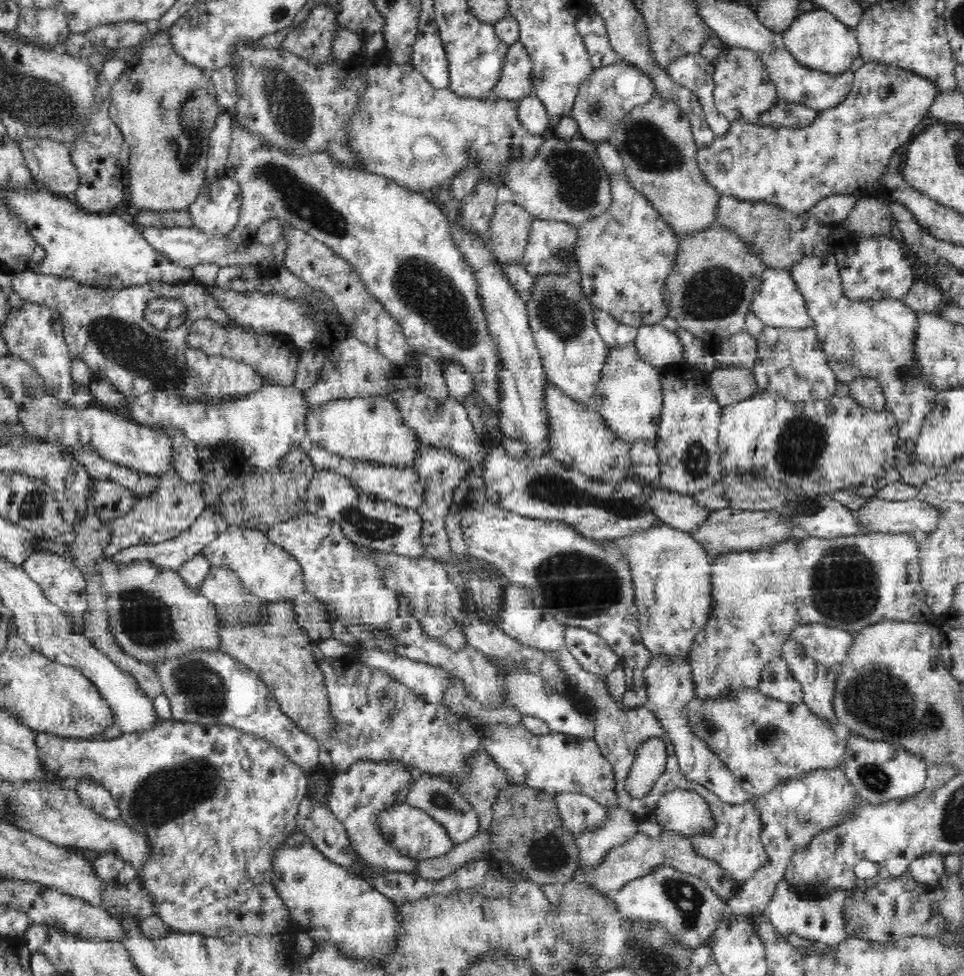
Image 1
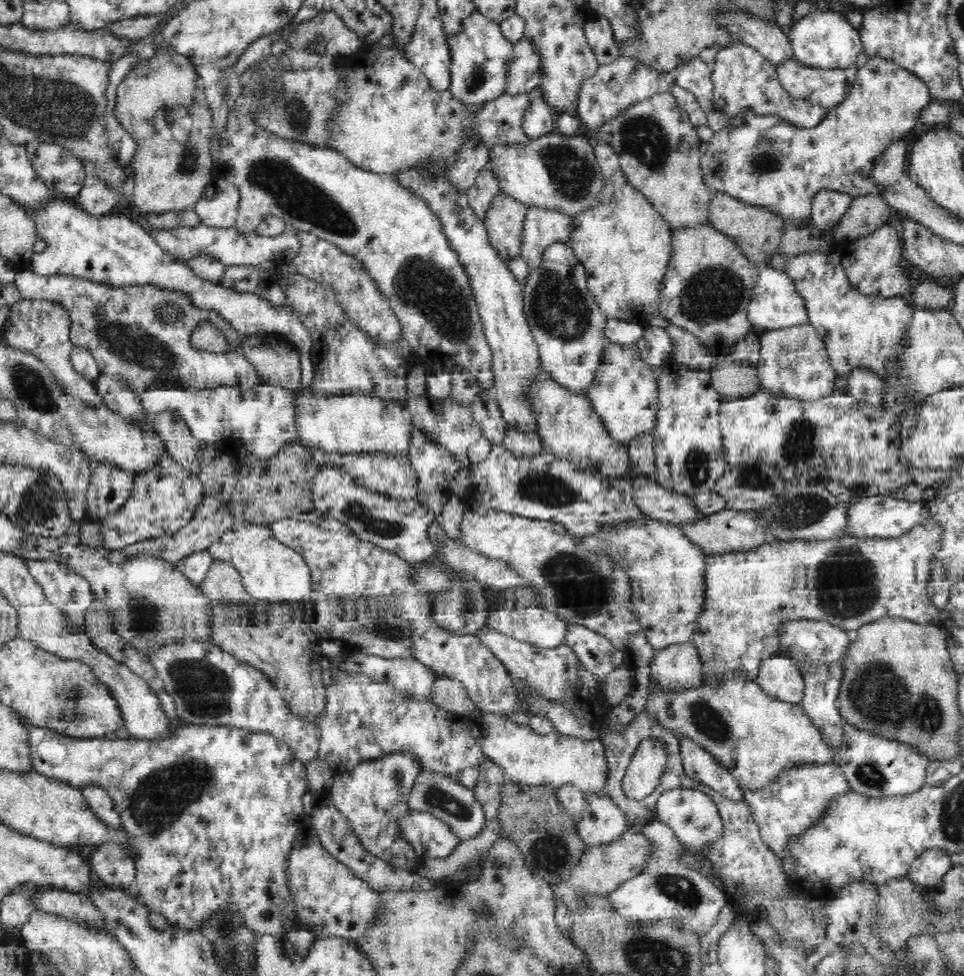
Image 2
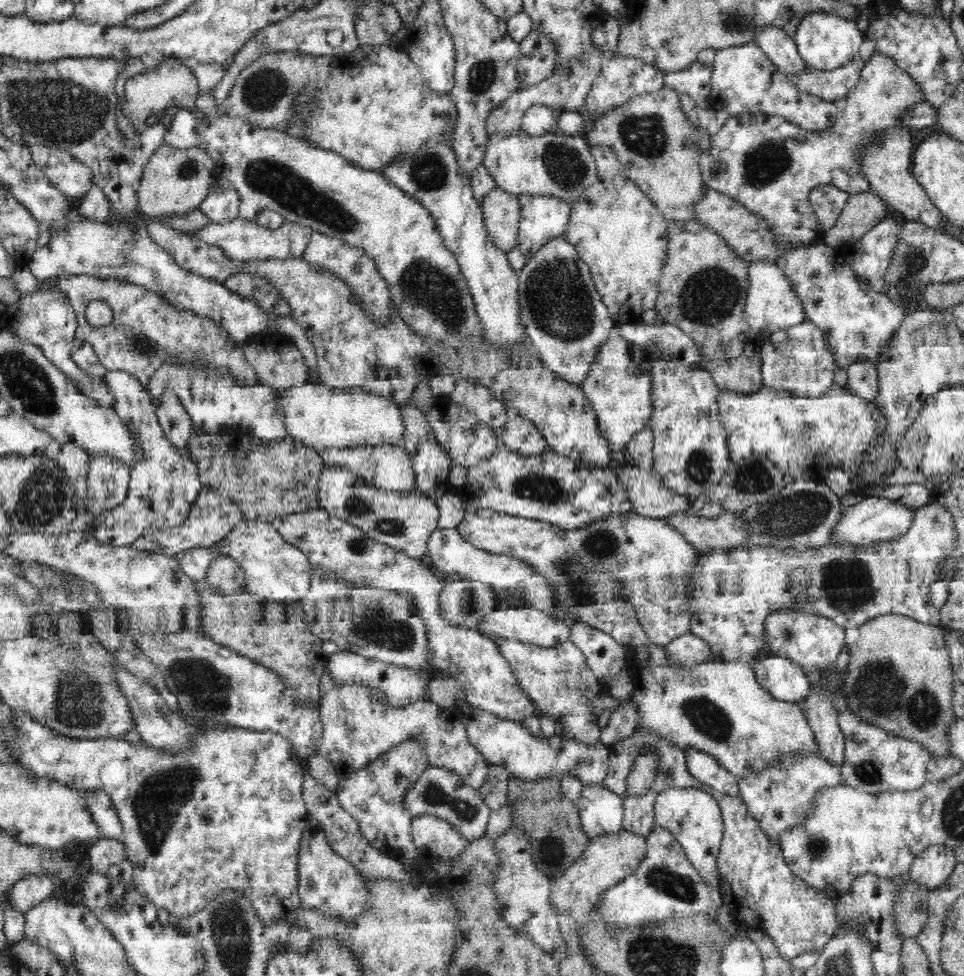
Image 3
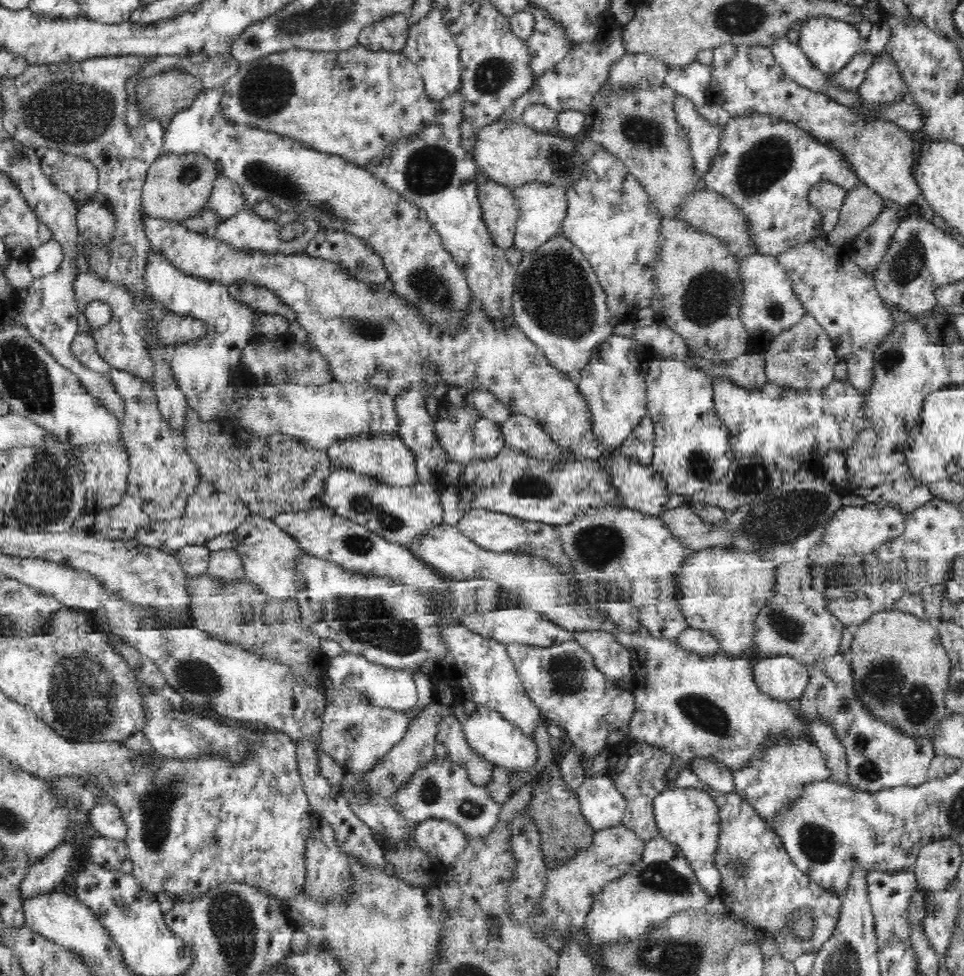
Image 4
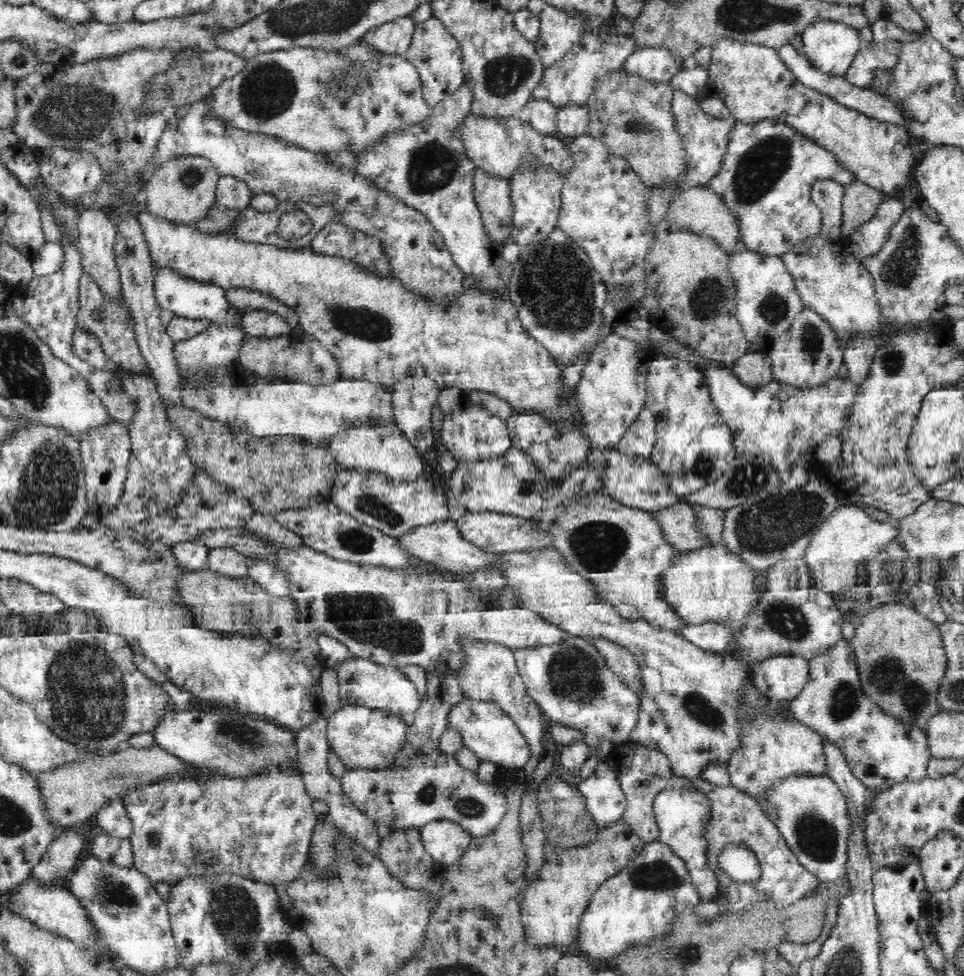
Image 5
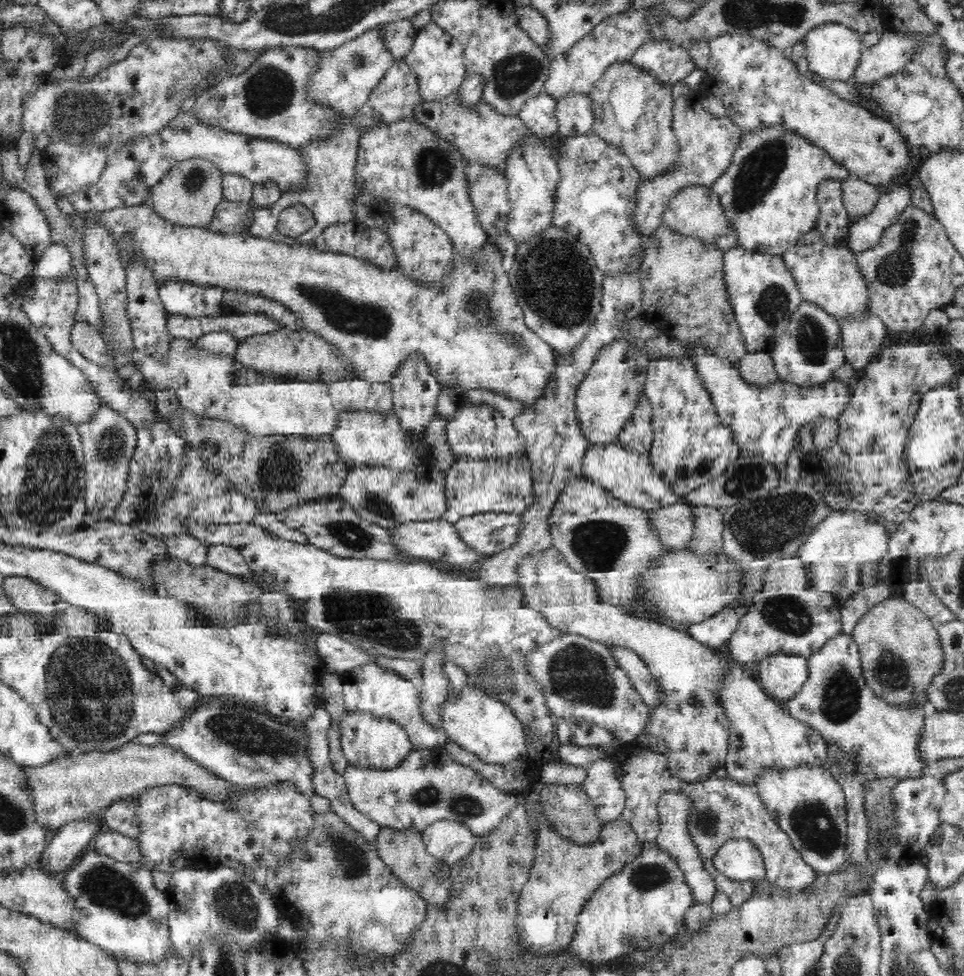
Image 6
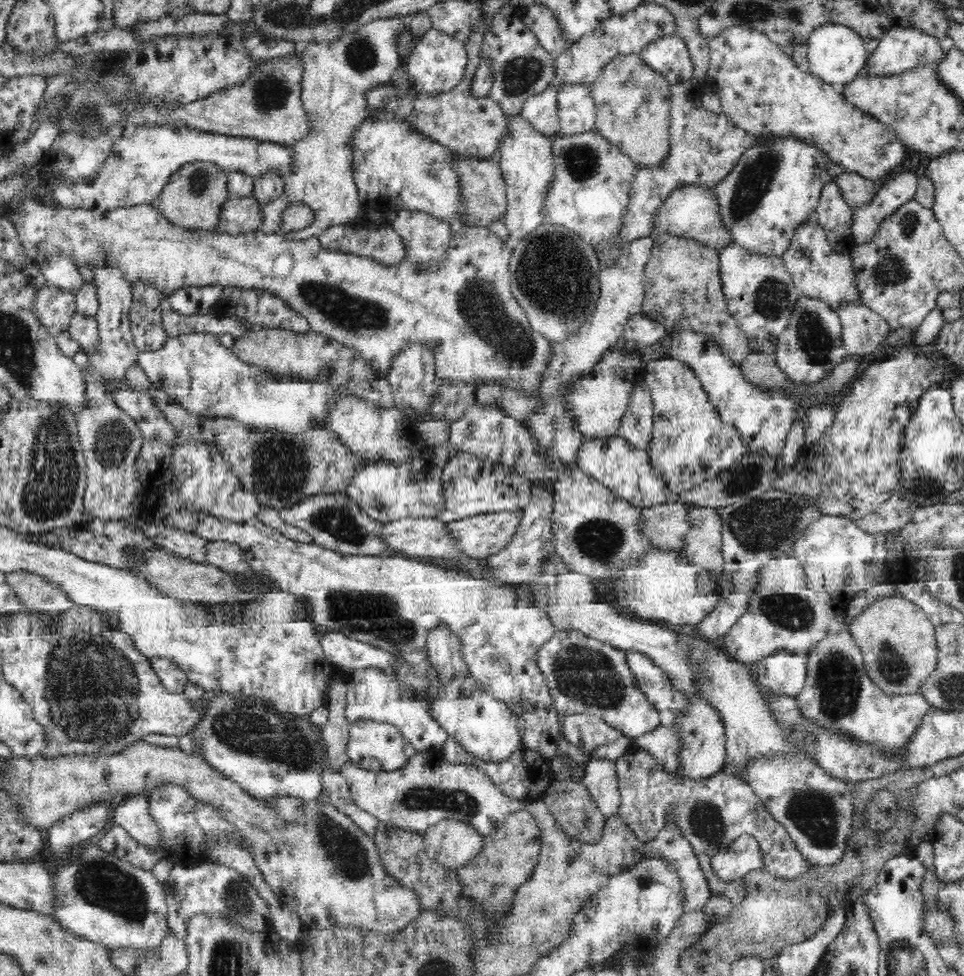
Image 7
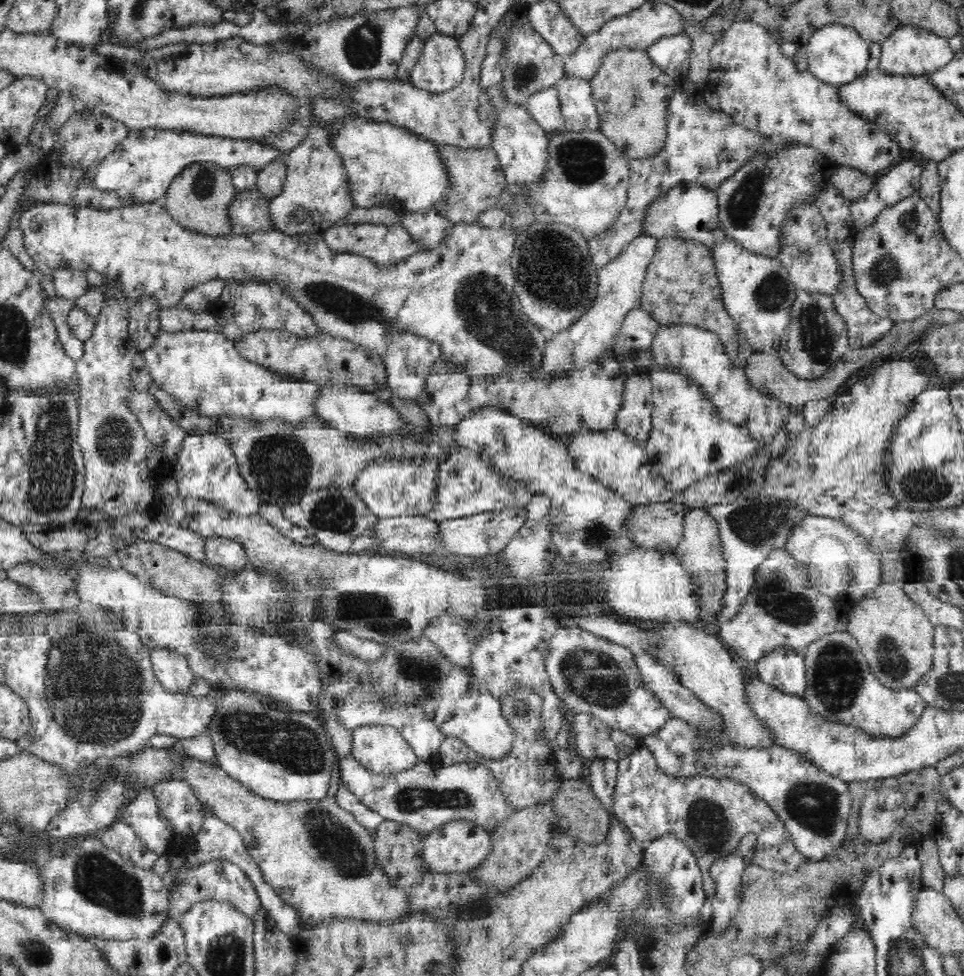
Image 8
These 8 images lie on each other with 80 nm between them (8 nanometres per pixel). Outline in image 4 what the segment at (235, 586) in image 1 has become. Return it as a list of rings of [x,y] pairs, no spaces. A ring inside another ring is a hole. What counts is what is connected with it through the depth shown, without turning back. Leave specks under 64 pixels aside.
[[[234,549],[210,551],[207,573],[223,582],[238,582],[245,579],[242,555]]]

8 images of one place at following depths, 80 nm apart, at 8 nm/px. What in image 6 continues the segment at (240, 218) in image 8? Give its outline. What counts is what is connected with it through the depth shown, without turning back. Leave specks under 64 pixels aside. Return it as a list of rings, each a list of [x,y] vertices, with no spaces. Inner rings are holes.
[[[223,199],[216,208],[217,212],[210,227],[217,233],[240,234],[245,233],[255,224],[256,206],[250,201],[230,201]]]

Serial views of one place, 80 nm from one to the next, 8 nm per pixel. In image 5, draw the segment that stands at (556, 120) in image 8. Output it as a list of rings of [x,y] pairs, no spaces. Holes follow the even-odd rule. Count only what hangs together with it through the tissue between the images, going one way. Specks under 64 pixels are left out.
[[[531,100],[525,104],[518,118],[522,123],[528,124],[536,132],[550,135],[556,130],[557,108],[550,100]]]

